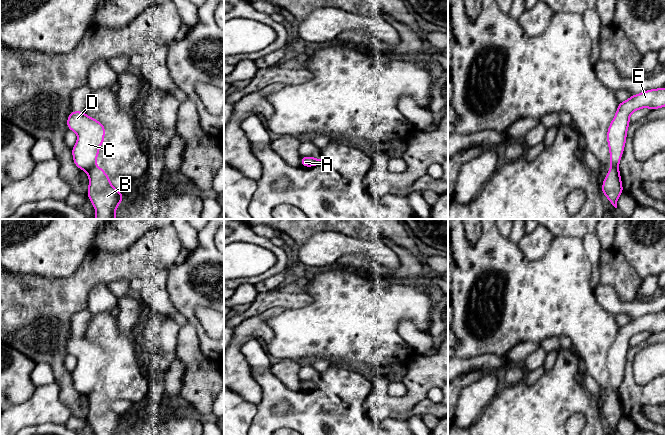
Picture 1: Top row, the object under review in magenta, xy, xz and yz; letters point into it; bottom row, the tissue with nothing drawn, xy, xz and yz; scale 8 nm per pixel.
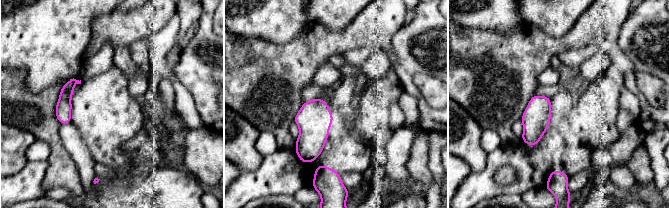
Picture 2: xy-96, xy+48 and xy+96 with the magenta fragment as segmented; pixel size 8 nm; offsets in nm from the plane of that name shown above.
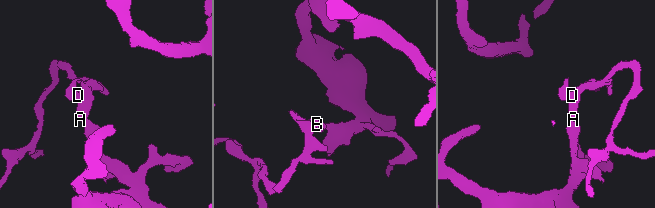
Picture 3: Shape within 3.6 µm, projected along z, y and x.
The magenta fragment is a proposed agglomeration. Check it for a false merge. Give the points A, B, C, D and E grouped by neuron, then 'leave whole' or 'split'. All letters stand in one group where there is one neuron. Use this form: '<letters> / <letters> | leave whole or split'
A C D E / B | split

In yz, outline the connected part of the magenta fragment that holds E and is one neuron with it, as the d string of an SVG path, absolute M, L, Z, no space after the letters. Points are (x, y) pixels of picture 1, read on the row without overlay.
M665 311L646 314L640 318L631 319L624 326L619 326L616 338L607 355L607 367L612 391L618 391L622 382L631 337L641 332L653 334L662 331L665 331Z

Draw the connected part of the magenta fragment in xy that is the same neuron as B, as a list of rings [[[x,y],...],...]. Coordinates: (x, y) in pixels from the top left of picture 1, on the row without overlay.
[[[94,390],[87,398],[89,401],[87,420],[95,435],[116,435],[125,419],[112,410],[110,401],[100,390]]]

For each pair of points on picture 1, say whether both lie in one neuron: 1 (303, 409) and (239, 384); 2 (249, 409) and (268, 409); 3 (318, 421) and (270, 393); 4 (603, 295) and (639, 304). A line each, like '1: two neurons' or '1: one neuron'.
1: two neurons
2: two neurons
3: one neuron
4: one neuron

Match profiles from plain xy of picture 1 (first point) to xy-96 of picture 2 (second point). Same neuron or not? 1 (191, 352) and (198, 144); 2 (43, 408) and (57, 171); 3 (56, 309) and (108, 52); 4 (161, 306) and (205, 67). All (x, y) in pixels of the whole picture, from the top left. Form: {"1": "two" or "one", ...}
{"1": "one", "2": "two", "3": "two", "4": "two"}

